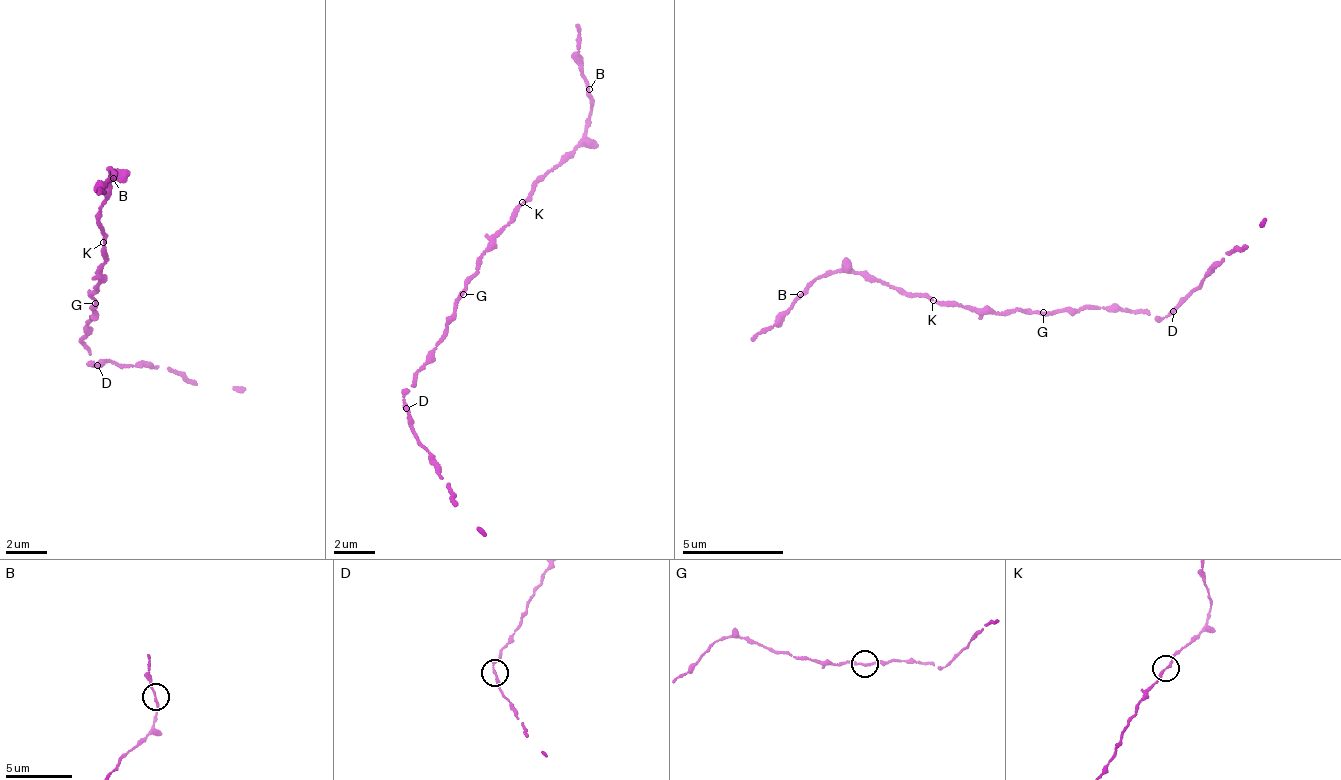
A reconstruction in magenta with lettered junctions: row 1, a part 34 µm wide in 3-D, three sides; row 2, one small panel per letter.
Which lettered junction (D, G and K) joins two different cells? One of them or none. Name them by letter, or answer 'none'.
none

